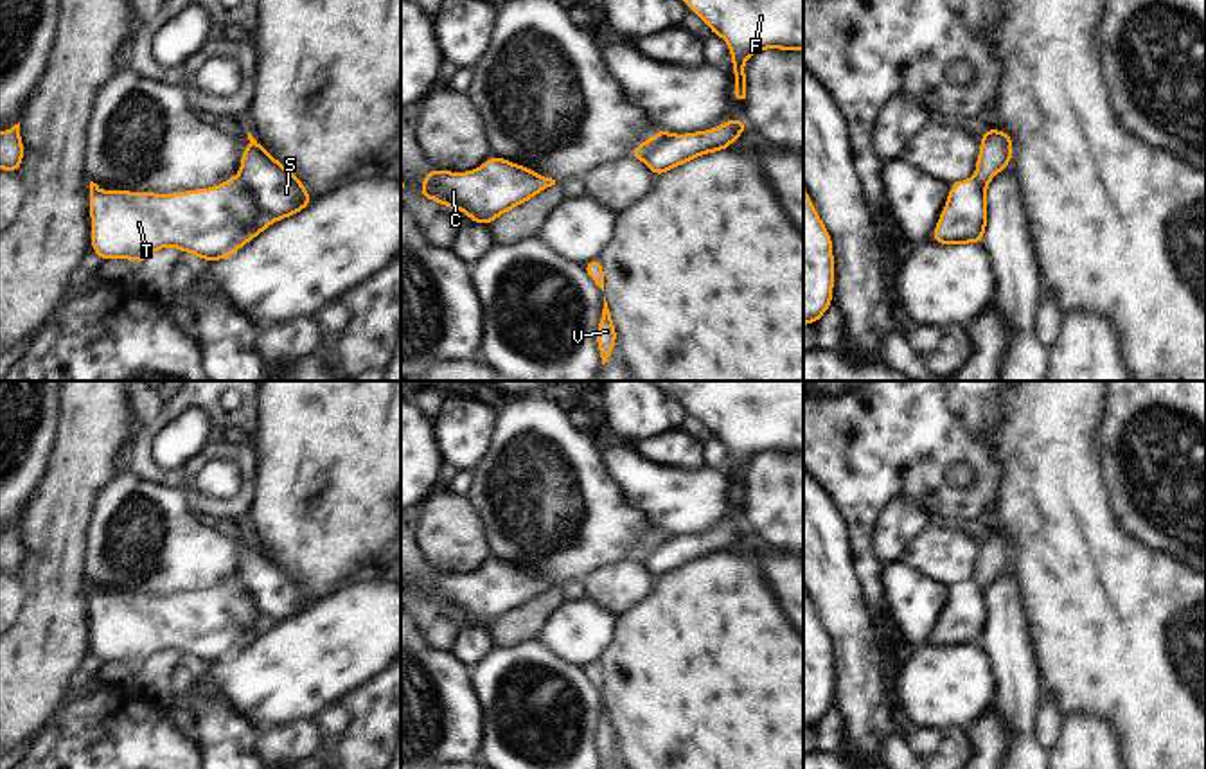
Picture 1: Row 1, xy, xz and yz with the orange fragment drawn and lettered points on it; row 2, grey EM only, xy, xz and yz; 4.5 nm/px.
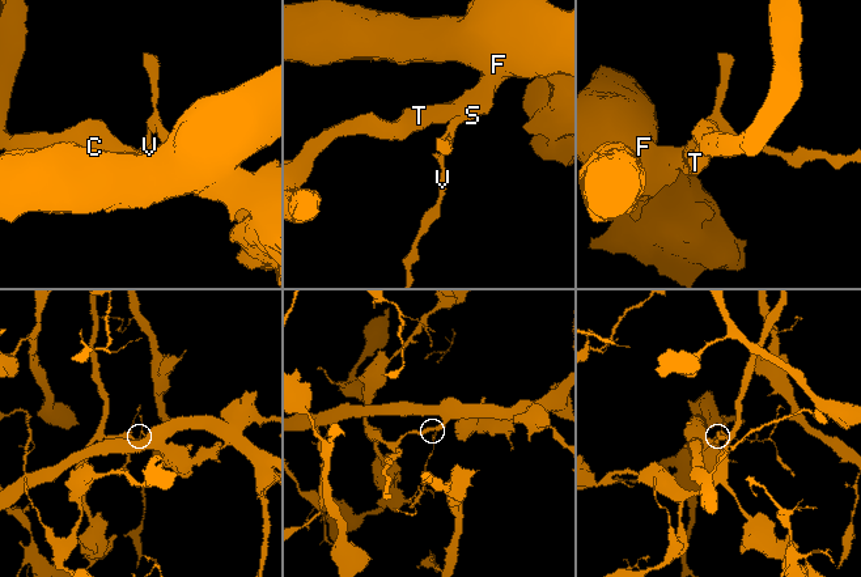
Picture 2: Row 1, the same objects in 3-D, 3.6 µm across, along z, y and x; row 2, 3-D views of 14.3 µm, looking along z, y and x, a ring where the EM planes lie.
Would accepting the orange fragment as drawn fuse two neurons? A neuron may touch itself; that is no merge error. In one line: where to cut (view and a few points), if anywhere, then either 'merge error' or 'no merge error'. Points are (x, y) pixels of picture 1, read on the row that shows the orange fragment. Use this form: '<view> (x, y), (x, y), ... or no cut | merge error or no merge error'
xy (239, 173), (274, 220) | merge error

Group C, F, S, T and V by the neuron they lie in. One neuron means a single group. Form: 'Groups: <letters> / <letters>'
Groups: C T / F S V

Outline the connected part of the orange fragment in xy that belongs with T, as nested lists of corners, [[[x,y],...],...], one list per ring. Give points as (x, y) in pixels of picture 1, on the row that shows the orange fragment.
[[[241,174],[189,192],[104,192],[90,181],[92,252],[135,264],[174,246],[210,264],[230,257],[264,232],[271,216]]]

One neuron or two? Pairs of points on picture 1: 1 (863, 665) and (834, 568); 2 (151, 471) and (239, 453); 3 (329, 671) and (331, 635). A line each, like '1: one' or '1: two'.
1: one
2: one
3: one

